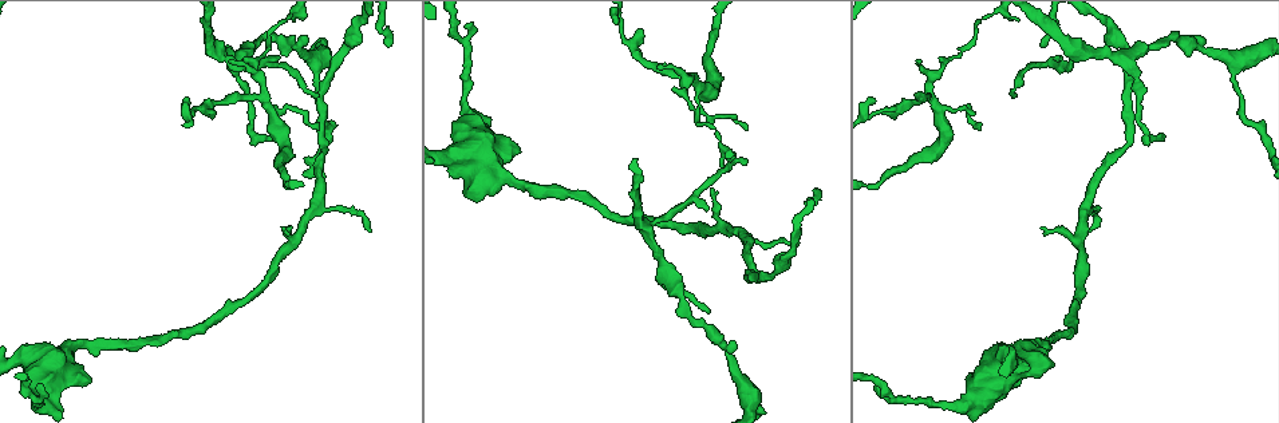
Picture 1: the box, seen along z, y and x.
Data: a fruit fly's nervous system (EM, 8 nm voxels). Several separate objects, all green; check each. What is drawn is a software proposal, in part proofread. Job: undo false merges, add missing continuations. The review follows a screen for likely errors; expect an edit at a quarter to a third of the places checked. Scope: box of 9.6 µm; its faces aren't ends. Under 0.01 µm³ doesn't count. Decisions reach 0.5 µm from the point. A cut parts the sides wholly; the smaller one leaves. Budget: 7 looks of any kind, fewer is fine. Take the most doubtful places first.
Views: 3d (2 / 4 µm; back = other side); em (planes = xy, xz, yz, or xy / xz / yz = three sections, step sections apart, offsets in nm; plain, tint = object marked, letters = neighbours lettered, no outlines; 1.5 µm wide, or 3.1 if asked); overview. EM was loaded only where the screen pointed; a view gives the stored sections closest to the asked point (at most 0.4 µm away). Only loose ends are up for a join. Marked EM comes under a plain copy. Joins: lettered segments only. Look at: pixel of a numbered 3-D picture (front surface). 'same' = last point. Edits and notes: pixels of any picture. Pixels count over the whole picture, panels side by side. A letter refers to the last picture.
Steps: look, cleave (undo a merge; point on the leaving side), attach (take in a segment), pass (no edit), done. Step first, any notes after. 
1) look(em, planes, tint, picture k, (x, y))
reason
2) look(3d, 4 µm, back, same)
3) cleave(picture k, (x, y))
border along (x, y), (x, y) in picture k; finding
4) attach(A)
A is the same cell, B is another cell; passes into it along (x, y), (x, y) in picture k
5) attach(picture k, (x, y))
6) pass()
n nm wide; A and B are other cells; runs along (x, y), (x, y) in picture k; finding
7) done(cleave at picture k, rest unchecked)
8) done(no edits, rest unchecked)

look(3d, 2 µm, picture 1, (263, 96))
small branch off a trunk

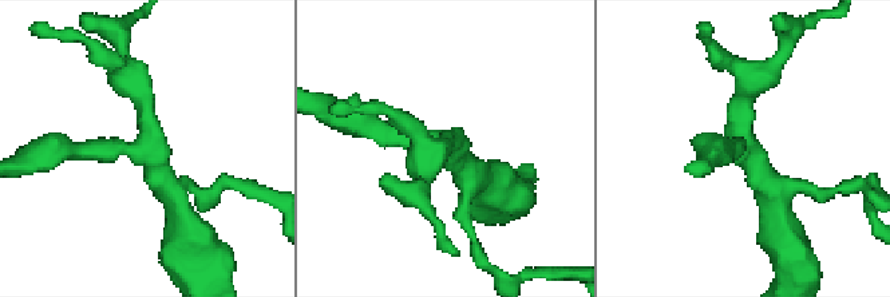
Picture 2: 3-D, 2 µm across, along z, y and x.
look(em, planes, letters, picture 2, (743, 149))

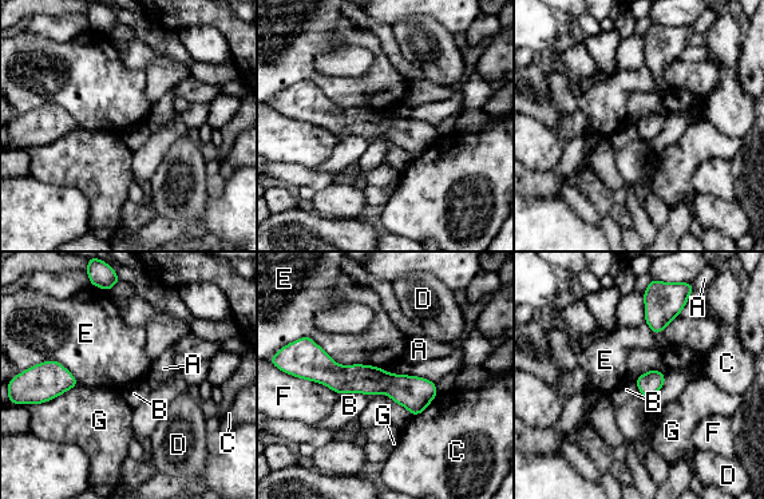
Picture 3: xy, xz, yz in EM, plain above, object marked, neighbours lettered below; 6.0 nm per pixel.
pass()
A, B, C, D, E, F and G are other cells; runs along (308, 372), (432, 392) in picture 3; all the same neuron

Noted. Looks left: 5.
look(3d, 4 µm, picture 1, (878, 386))
thin end

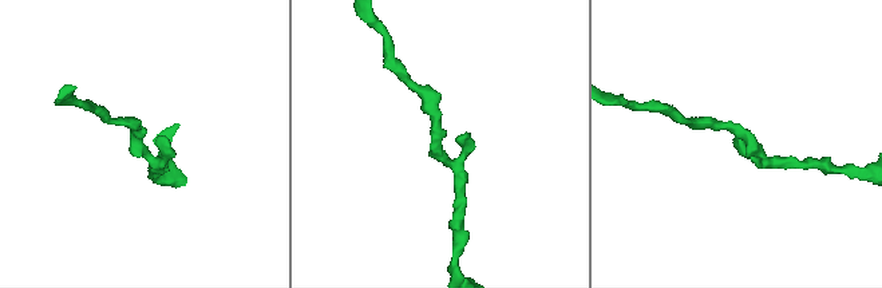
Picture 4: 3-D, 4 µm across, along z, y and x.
look(em, planes, letters, picture 4, (159, 136))

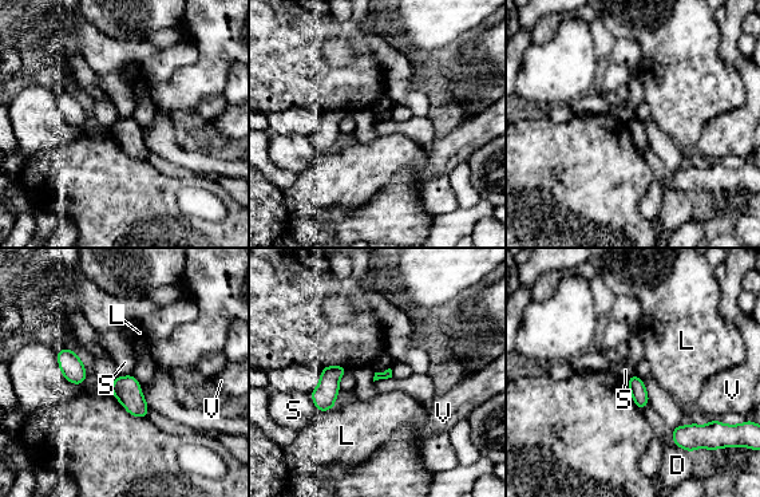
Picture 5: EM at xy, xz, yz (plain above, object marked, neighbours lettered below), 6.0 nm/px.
pass()
D, L, S and V are other cells; border along (308, 394), (317, 411) in picture 5; none of them fits

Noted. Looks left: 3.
look(em, planes, tint, picture 1, (746, 129))
free end

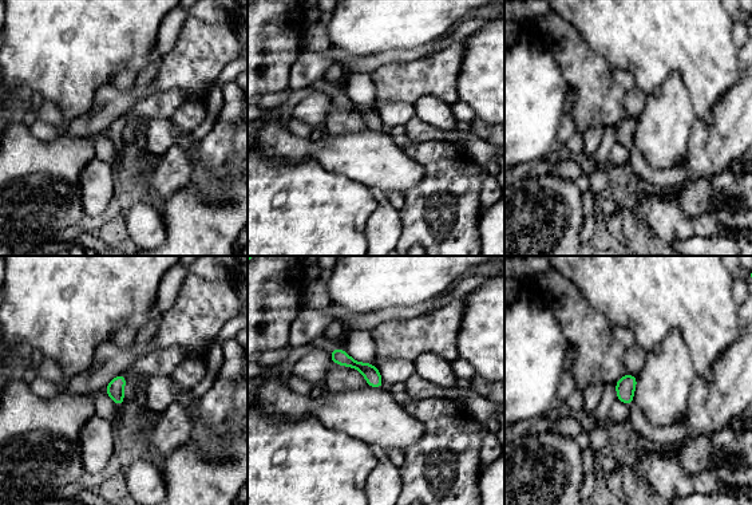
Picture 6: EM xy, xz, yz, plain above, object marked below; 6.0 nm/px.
look(em, planes, letters, same)
what lies round it

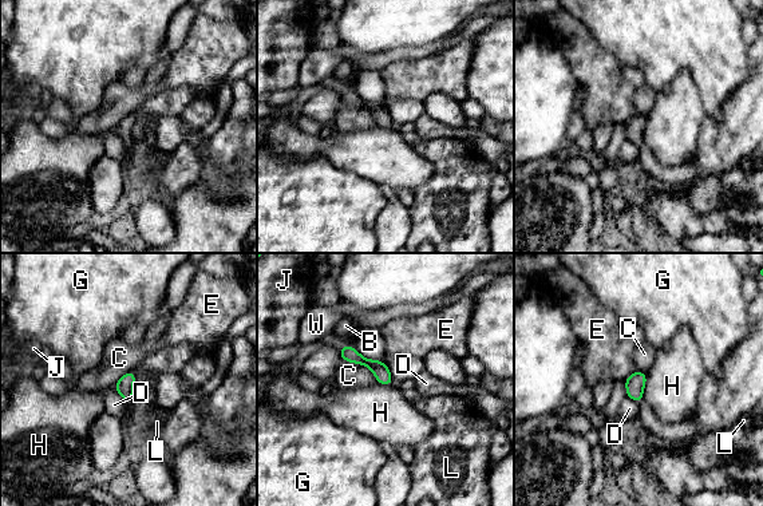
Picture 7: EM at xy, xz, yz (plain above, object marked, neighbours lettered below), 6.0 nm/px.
pass()
90 nm wide; B, C, D, E, G, H, J, L and W are other cells; runs along (343, 352), (370, 363), (387, 382) in picture 7; no lettered segment goes on from it

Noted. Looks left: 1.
done(no edits, rest unchecked)

